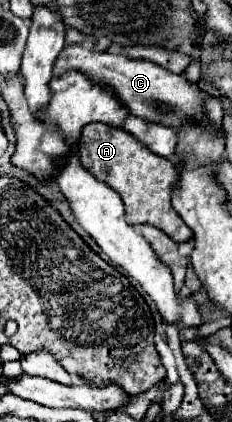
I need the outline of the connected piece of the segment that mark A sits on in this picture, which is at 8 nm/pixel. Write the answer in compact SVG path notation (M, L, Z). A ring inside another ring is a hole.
M101 122L85 126L79 140L79 160L81 166L91 172L99 182L109 184L121 194L125 202L127 222L131 226L141 226L147 222L167 232L175 242L187 242L193 236L189 232L189 226L177 216L171 206L171 184L175 184L179 178L175 164L153 154L127 130L105 126Z

